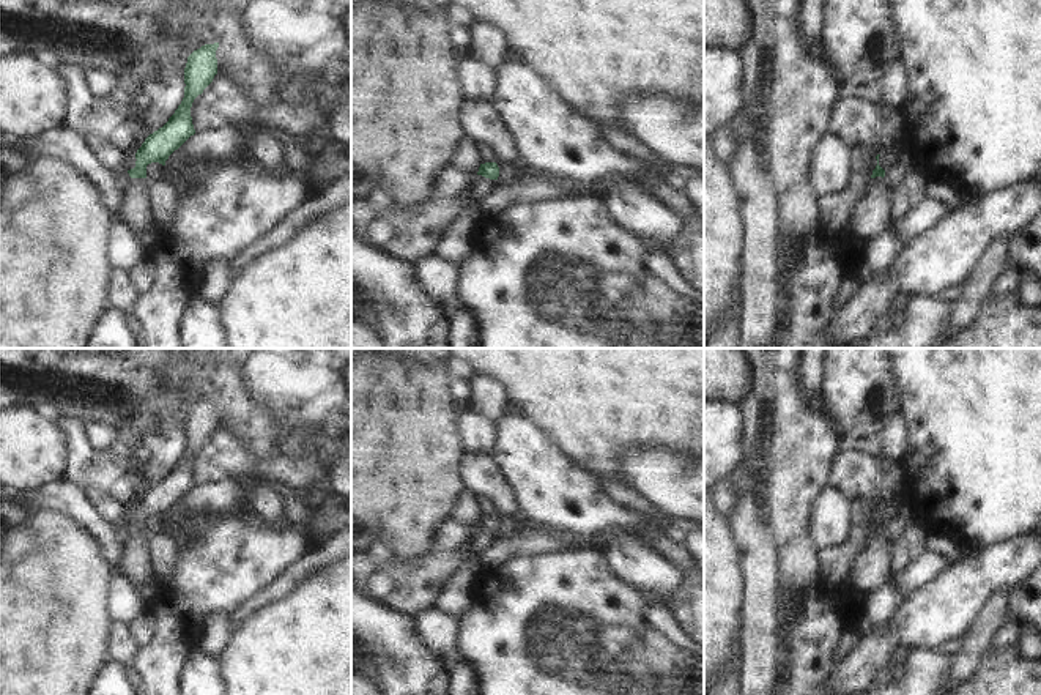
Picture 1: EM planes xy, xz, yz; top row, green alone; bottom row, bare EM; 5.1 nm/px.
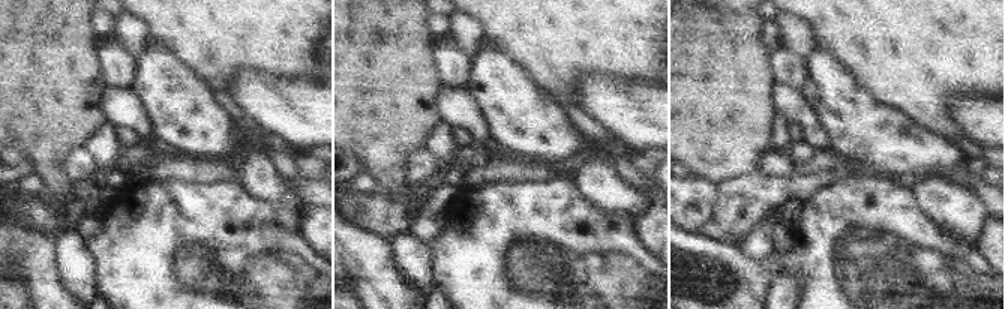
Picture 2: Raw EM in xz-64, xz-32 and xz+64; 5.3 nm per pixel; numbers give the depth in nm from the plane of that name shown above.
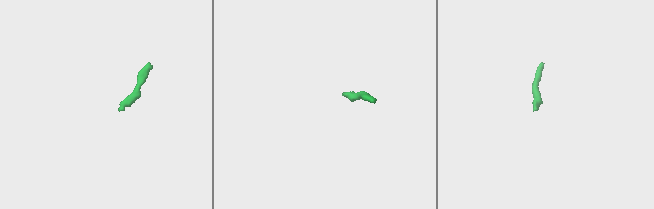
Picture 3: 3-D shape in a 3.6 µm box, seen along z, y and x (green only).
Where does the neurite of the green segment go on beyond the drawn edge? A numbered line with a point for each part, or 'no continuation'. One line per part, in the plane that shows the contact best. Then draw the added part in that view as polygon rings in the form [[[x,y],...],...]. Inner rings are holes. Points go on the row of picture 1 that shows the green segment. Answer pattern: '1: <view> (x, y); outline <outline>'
1: xy (134, 211); outline [[[126,178],[117,219],[135,236],[154,225],[143,178]]]

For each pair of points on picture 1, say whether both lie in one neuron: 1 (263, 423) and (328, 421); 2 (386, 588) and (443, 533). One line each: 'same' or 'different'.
1: different
2: different

